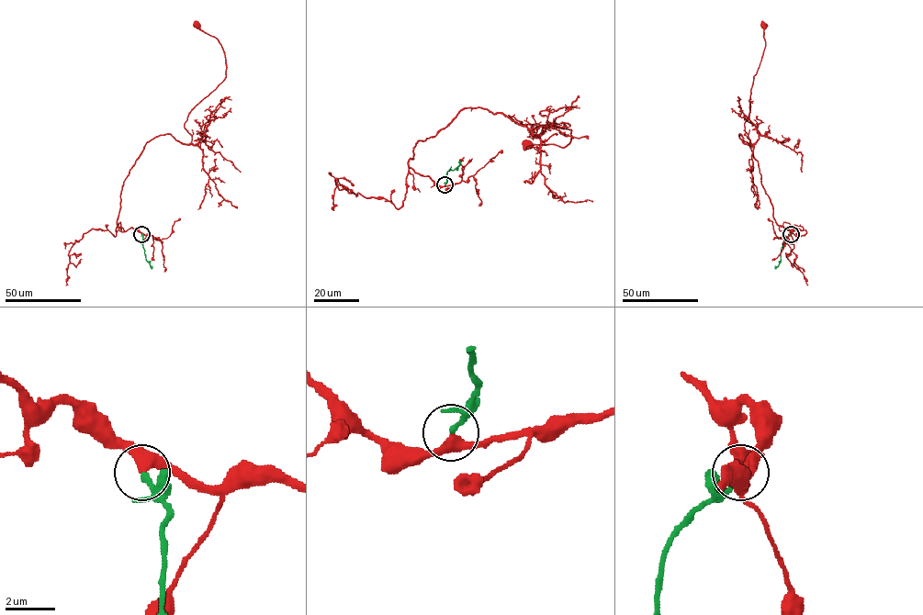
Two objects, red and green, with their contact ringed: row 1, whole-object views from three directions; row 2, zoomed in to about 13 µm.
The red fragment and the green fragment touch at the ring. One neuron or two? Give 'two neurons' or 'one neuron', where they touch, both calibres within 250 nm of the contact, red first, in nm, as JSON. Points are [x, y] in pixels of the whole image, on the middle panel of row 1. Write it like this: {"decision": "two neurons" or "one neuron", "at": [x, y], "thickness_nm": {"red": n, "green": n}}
{"decision": "one neuron", "at": [444, 184], "thickness_nm": {"red": 380, "green": 200}}

